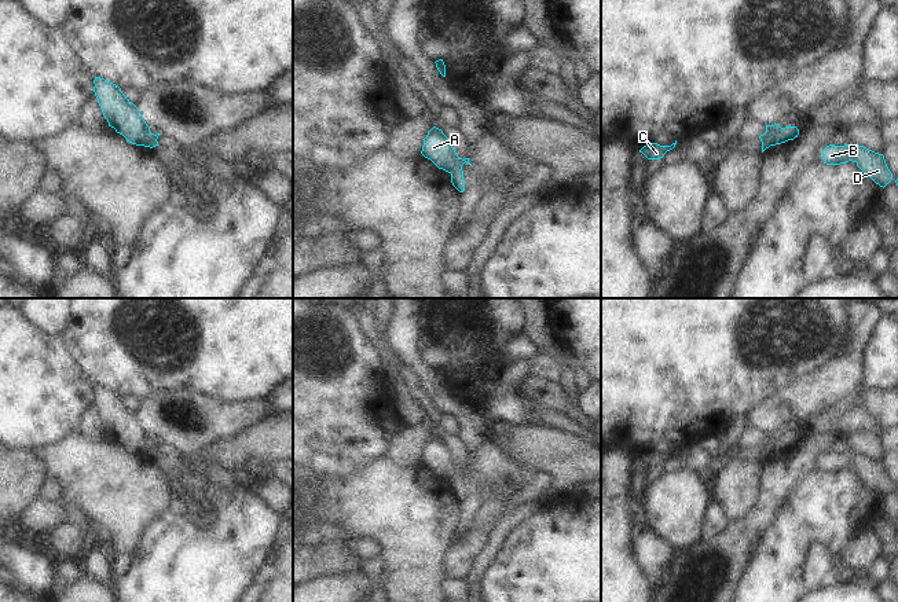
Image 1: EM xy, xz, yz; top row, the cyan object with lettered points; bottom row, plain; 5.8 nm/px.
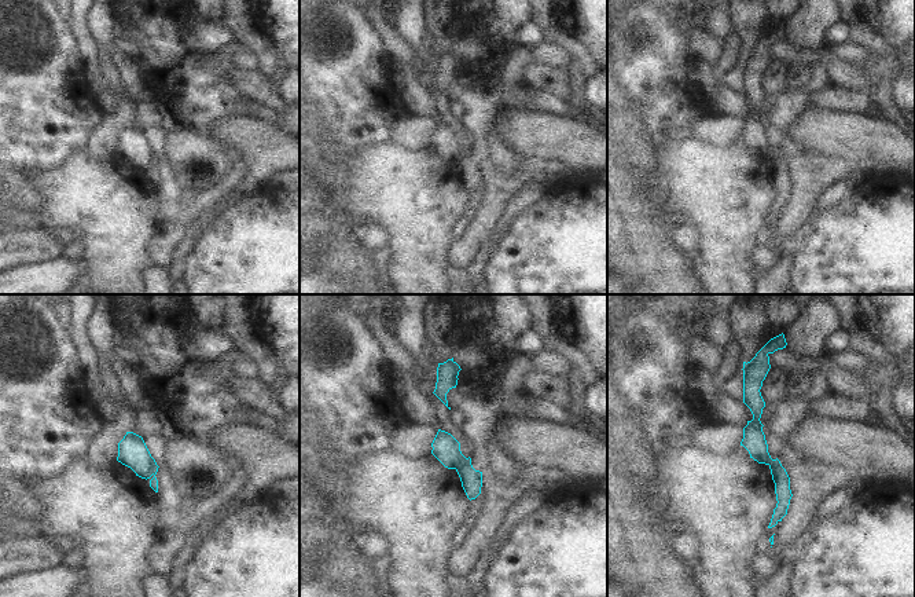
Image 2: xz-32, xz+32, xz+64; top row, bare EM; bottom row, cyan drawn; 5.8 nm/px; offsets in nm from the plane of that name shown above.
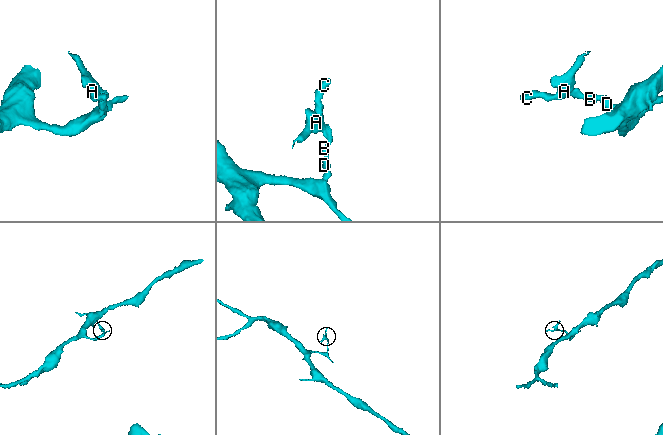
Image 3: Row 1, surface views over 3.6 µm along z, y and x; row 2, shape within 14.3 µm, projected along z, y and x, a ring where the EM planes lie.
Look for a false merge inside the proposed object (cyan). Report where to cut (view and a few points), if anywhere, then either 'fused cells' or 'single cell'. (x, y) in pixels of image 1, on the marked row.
cut in yz along (773, 125), (769, 134), (769, 145); fused cells

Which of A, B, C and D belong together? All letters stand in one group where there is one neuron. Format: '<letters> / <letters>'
A C / B D

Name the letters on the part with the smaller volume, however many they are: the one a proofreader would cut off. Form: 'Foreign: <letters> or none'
Foreign: A, C.

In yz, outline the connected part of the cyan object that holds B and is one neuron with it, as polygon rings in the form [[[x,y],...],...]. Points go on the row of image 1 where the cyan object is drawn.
[[[829,144],[822,150],[822,159],[826,165],[840,165],[853,161],[883,188],[892,180],[892,173],[886,164],[884,155],[864,146]]]

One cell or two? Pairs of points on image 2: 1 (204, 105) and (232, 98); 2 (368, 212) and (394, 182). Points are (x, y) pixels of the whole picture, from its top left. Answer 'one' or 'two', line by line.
1: one
2: one

